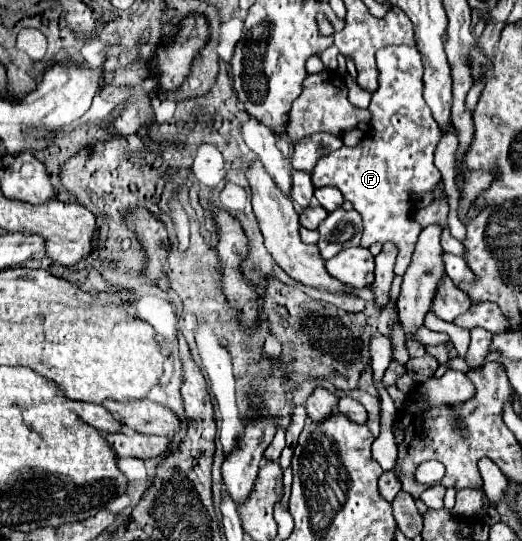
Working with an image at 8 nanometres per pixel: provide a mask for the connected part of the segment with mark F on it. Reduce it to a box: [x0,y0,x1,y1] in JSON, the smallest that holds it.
[313,47,441,275]

